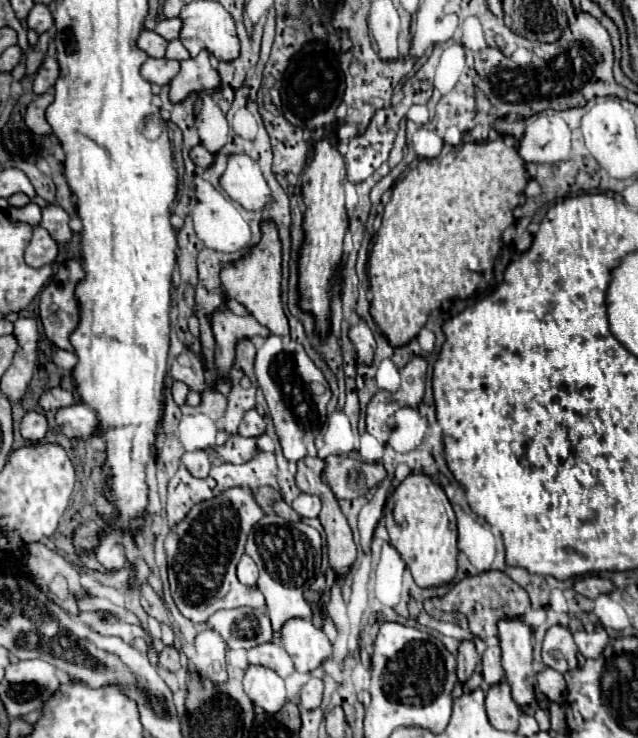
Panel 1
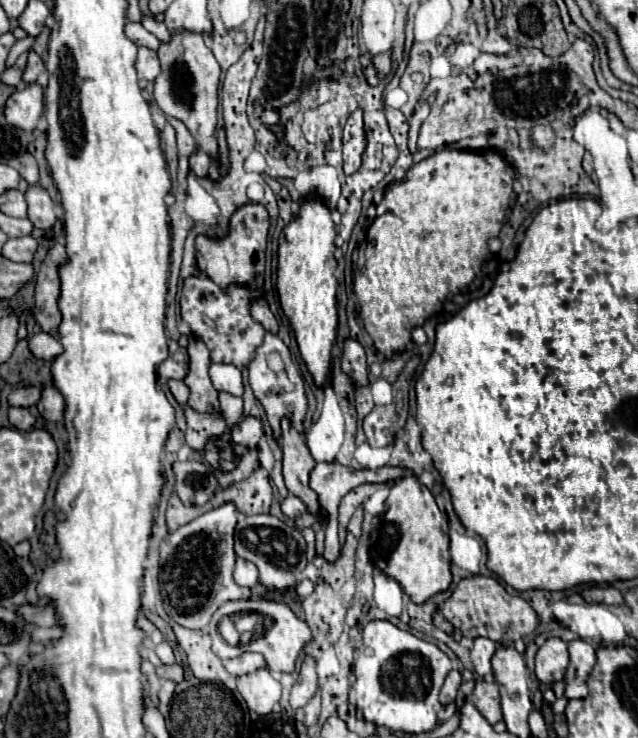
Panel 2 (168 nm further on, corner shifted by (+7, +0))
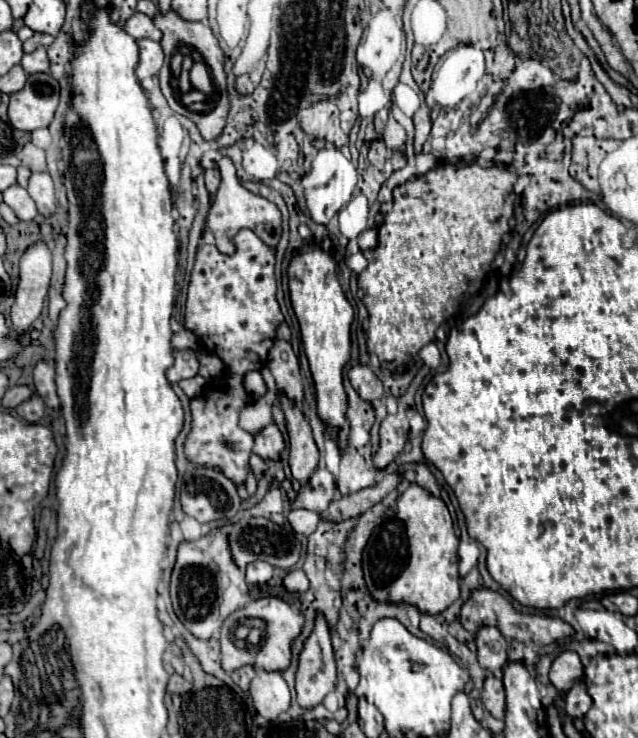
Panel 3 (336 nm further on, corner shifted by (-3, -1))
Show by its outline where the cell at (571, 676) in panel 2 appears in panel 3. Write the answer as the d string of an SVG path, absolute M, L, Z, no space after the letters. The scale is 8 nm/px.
M580 679L566 693L566 711L570 717L584 717L584 713L590 709L590 705L592 705L592 697L588 695L584 679Z

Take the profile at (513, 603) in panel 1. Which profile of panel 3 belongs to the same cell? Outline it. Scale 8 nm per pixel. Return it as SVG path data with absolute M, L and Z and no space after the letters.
M478 587L470 593L468 601L462 605L460 611L460 623L464 625L466 631L470 633L478 633L480 627L492 625L498 627L500 633L506 639L516 639L516 641L534 641L536 645L548 645L560 637L566 637L572 633L572 627L568 623L564 623L558 617L548 617L548 615L532 615L532 613L520 613L512 607L512 603L500 595L498 591L486 589L486 587Z

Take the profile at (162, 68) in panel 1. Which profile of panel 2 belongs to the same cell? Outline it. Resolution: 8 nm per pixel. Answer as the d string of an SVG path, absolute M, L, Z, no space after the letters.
M140 46L138 48L138 60L136 60L136 70L140 80L154 80L160 74L160 60L154 50Z

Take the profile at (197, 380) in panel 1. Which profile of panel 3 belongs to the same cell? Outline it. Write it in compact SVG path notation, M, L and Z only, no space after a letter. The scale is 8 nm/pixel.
M176 351L176 361L166 371L166 377L170 383L178 383L182 379L196 377L198 369L200 369L200 361L194 351Z

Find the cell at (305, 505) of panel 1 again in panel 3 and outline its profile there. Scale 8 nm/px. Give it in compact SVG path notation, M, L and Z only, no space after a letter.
M292 509L288 513L288 521L292 525L292 529L300 535L310 535L316 531L318 523L320 523L320 515L314 513L314 511L308 511L308 509Z

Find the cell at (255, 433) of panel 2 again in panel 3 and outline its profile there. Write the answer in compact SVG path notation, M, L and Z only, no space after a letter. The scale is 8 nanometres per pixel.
M274 423L266 425L260 433L254 435L254 453L260 455L262 459L278 459L280 451L284 449L284 439L282 433L278 431L278 427Z

